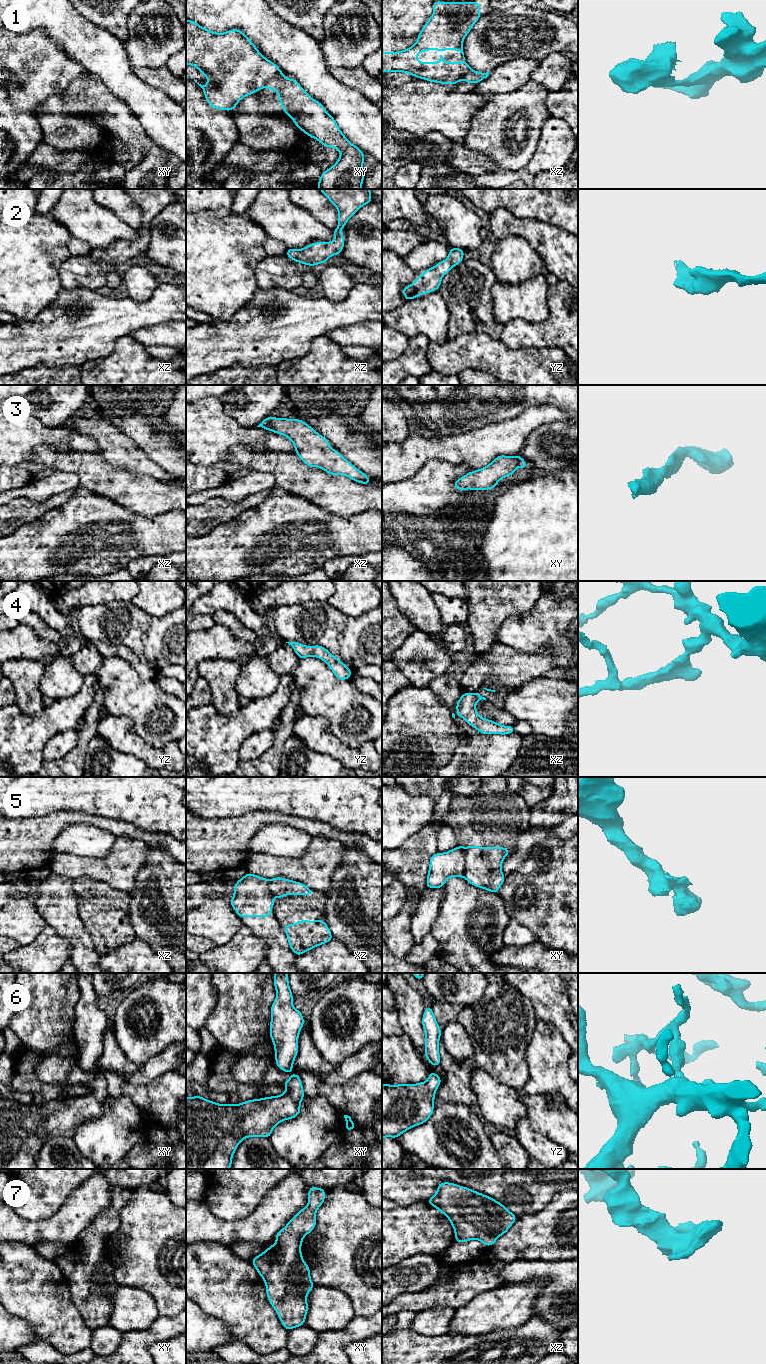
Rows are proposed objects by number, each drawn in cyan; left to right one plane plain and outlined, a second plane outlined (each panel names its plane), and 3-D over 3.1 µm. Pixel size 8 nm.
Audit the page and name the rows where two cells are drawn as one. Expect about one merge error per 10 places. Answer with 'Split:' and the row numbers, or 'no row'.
Split: 1, 5

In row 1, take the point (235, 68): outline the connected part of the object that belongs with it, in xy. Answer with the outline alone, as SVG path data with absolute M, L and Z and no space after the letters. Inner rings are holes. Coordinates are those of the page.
M186 20L186 64L196 66L208 78L207 85L194 81L203 89L209 105L229 112L242 98L258 92L280 72L241 30L215 33L191 20Z

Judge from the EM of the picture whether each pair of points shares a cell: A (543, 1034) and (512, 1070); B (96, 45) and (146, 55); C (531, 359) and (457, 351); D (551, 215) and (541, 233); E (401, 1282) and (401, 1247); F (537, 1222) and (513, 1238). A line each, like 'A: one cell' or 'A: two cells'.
A: two cells
B: two cells
C: one cell
D: two cells
E: two cells
F: one cell

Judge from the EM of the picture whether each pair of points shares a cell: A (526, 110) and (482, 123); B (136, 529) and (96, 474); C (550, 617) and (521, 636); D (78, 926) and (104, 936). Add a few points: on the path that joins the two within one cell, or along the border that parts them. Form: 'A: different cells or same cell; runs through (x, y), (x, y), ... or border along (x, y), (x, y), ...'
A: same cell; runs through (515, 119), (493, 123)
B: different cells; border along (98, 495), (107, 497), (140, 515)
C: same cell; runs through (543, 624), (538, 629), (528, 632)
D: different cells; border along (78, 907), (80, 918), (96, 951)

